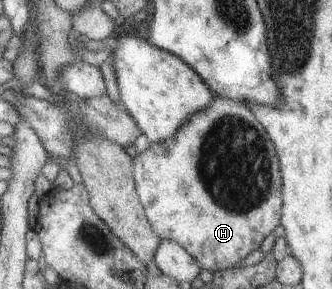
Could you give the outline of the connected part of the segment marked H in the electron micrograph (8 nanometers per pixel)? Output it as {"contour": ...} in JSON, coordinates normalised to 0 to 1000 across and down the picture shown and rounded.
{"contour":[[[648,329],[642,349],[611,384],[587,391],[569,419],[557,419],[551,439],[521,474],[509,474],[485,495],[452,495],[443,519],[419,526],[401,543],[401,619],[407,619],[413,668],[425,702],[431,702],[437,744],[443,744],[461,799],[473,806],[485,830],[533,834],[569,882],[581,882],[611,931],[630,931],[636,941],[681,934],[708,924],[714,910],[726,910],[750,875],[780,865],[792,827],[822,806],[828,785],[846,772],[849,612],[828,498],[810,474],[804,450],[732,349],[696,349],[696,343]]]}

